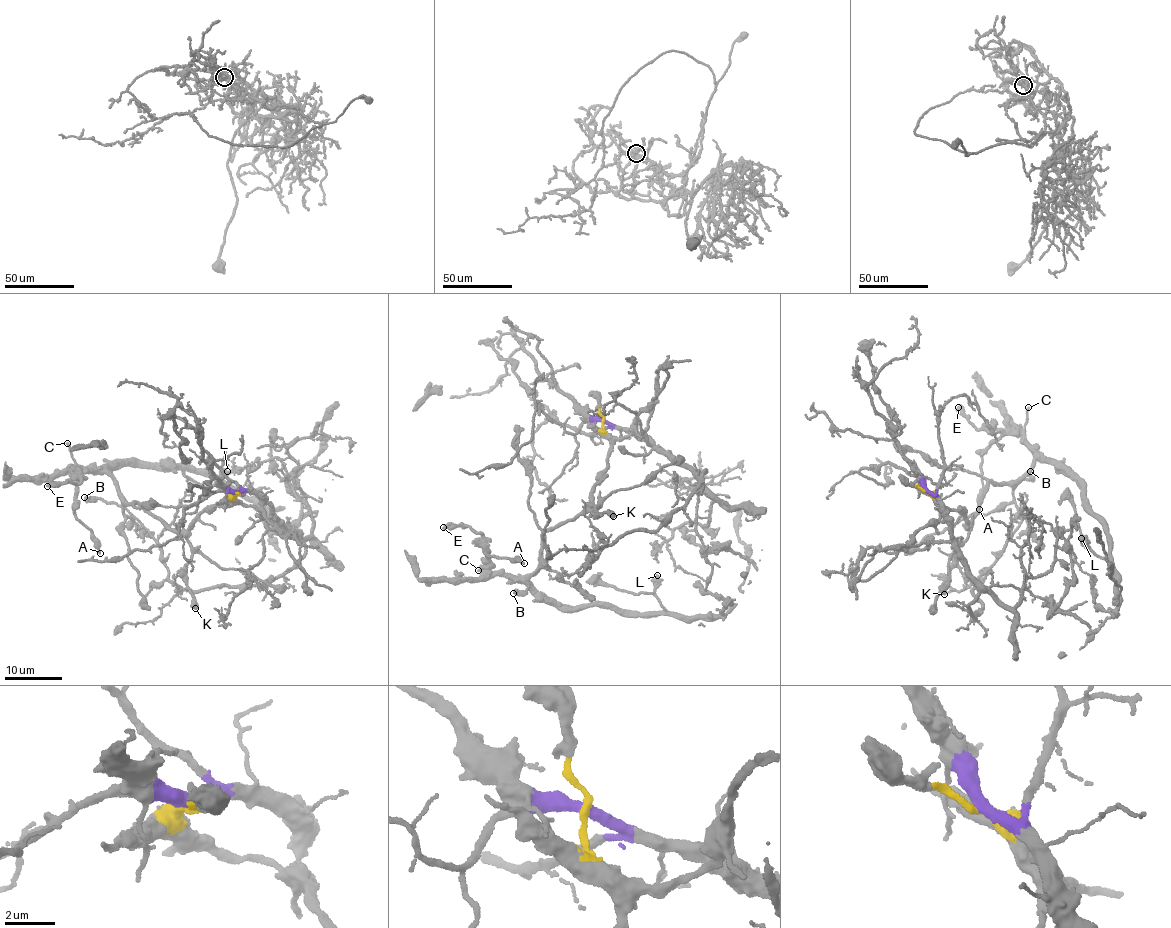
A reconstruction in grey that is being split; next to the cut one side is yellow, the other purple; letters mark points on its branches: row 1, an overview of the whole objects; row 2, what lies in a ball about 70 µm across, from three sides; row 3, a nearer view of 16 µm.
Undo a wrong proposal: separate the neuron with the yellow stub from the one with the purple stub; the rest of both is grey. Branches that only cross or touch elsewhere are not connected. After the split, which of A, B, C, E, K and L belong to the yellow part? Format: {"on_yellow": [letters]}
{"on_yellow": ["A", "B", "C", "E", "K", "L"]}

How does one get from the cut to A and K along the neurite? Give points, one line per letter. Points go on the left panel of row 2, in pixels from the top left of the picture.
A: (237, 494), (184, 530), (124, 501), (117, 483), (100, 471), (74, 469), (74, 515), (100, 553)
K: (237, 494), (232, 502), (201, 514), (186, 537), (191, 558), (187, 563), (186, 578), (195, 609)

